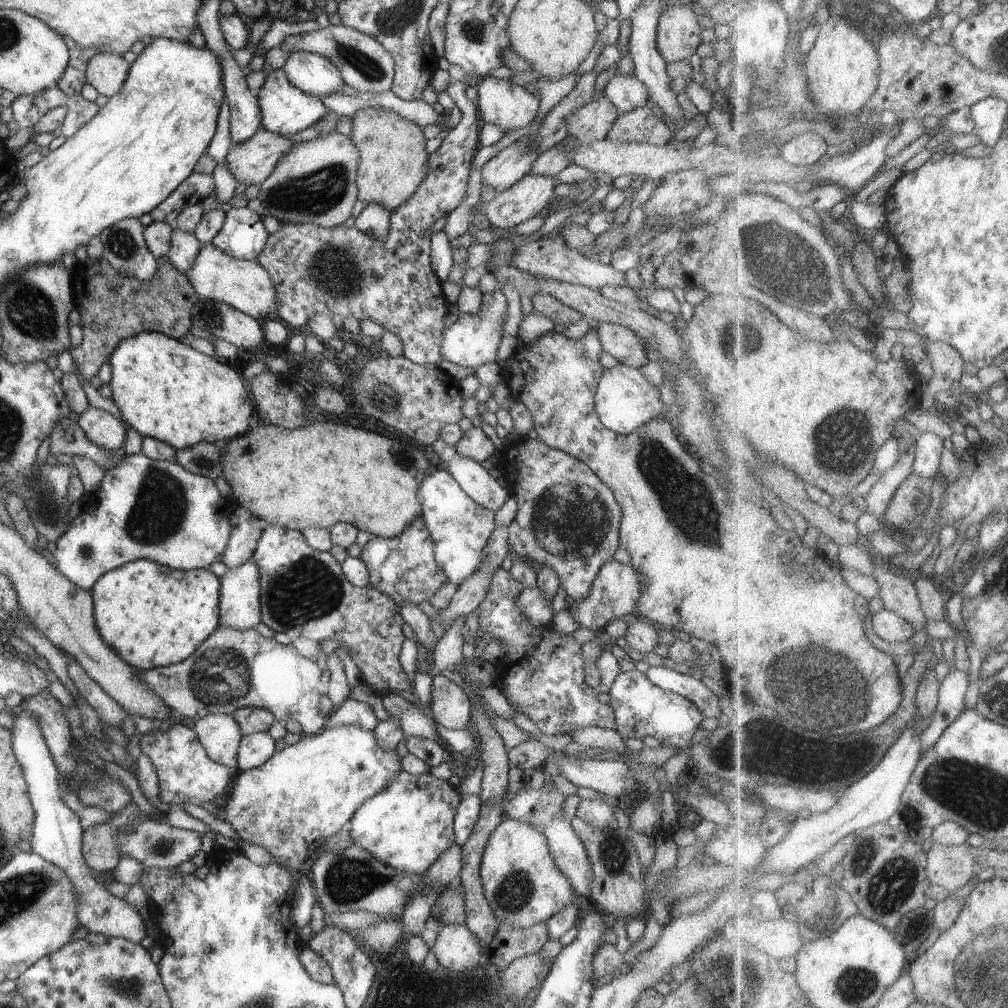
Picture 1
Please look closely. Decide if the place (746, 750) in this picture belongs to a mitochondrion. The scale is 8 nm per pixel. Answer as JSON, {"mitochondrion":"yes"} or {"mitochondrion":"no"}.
{"mitochondrion":"yes"}

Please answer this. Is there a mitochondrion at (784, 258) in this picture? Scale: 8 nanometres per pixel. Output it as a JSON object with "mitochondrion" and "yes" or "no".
{"mitochondrion":"yes"}

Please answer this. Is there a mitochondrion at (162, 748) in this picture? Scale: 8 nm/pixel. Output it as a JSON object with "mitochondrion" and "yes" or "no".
{"mitochondrion":"no"}

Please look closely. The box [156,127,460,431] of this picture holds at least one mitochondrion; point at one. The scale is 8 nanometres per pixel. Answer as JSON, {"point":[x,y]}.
{"point":[314,194]}

